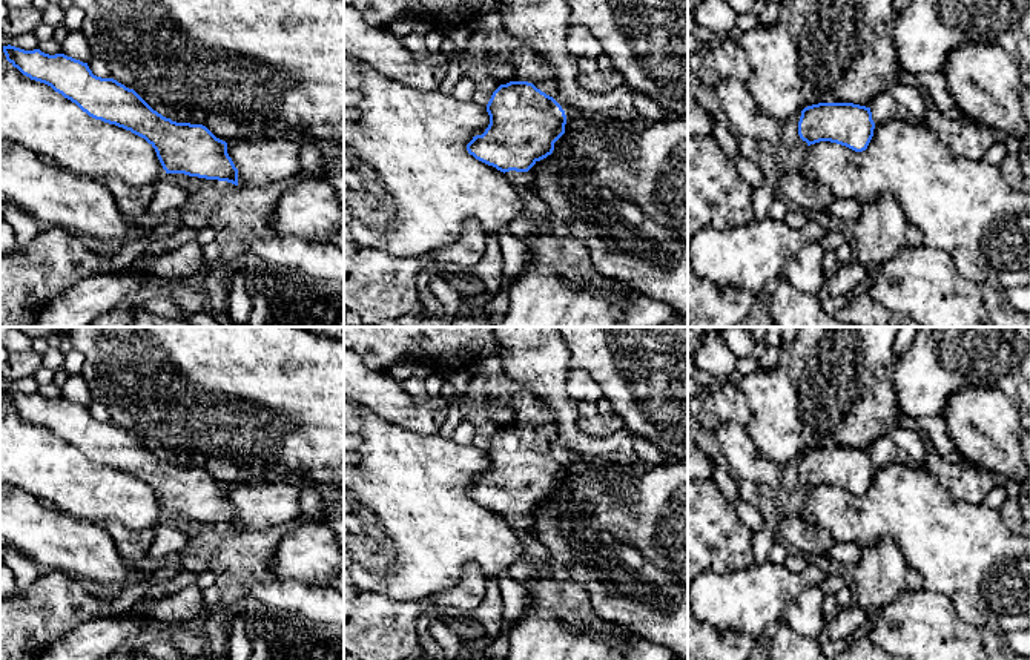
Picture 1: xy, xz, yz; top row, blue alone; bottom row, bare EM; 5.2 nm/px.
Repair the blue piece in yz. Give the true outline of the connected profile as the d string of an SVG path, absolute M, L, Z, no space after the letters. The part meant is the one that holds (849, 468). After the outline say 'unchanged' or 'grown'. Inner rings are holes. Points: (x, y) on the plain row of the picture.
M818 447L801 454L798 479L807 490L830 485L855 496L867 493L875 467L870 451L853 447Z; unchanged

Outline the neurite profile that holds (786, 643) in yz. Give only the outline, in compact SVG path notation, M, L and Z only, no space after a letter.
M783 615L772 632L771 660L829 660L817 639L795 632Z

